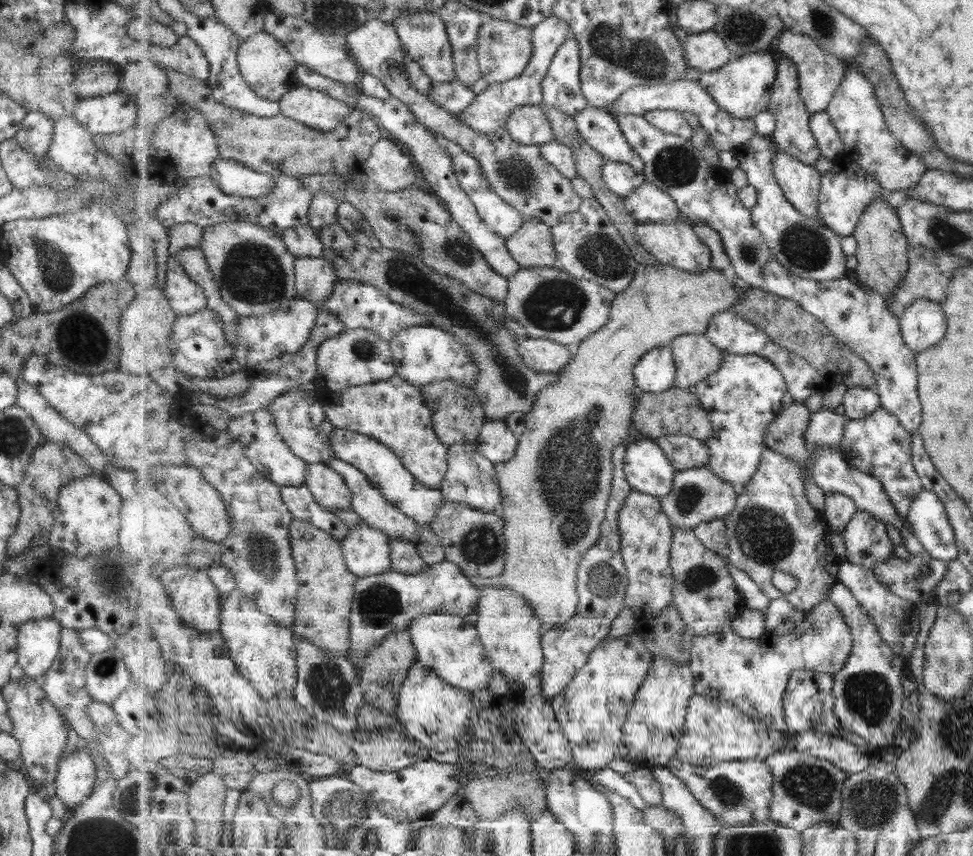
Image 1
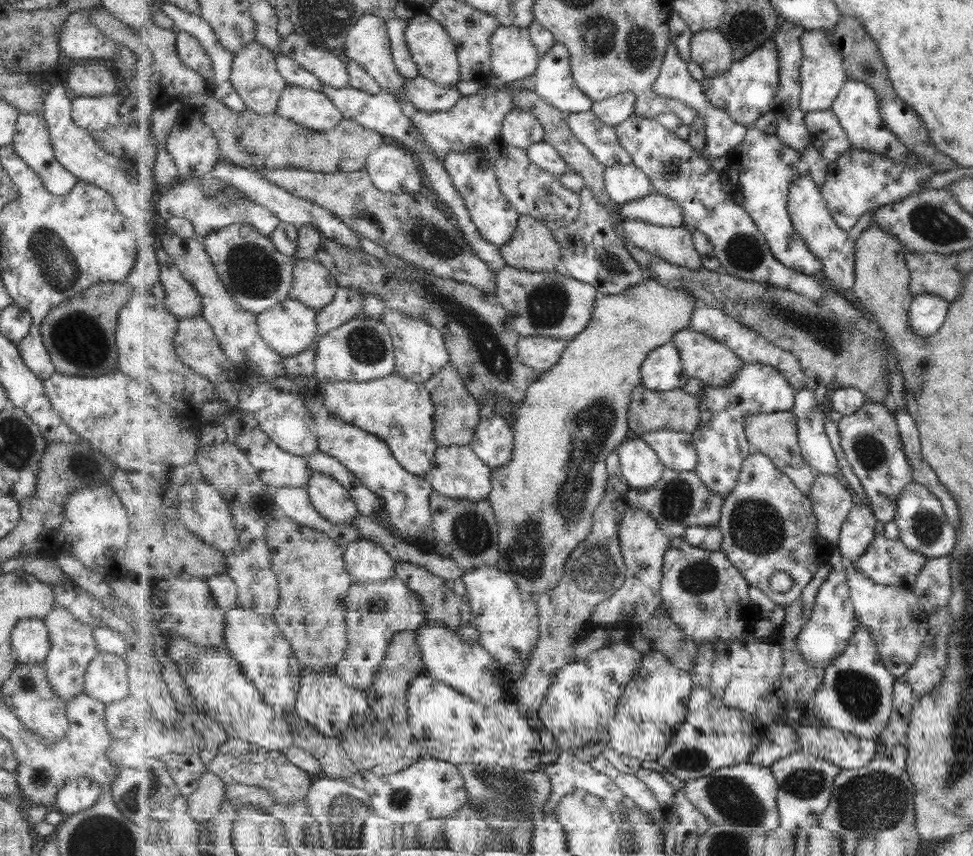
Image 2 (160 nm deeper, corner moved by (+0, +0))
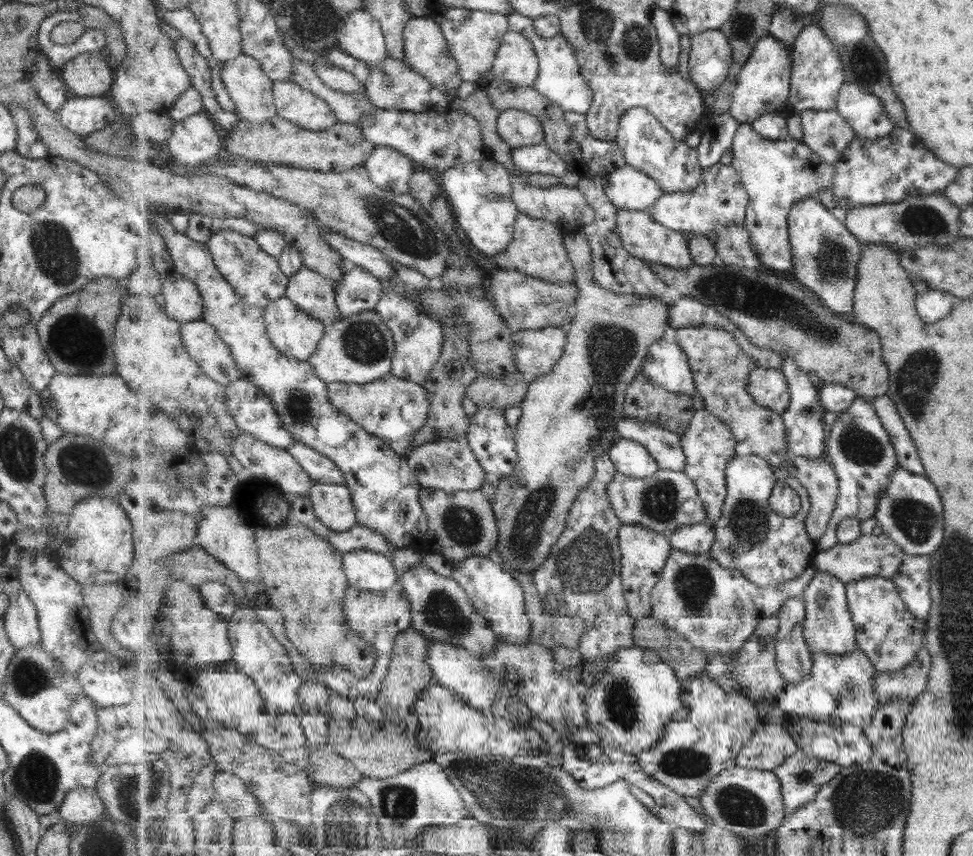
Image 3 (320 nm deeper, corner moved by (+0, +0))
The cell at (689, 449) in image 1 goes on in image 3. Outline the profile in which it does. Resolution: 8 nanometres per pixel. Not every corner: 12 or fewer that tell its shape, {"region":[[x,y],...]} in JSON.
{"region":[[625,417],[617,430],[644,444],[663,470],[688,460],[682,435],[661,424]]}

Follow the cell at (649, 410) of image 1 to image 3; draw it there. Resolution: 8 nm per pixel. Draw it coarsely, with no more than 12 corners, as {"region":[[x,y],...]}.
{"region":[[642,370],[626,392],[626,415],[685,434],[693,398],[658,387]]}

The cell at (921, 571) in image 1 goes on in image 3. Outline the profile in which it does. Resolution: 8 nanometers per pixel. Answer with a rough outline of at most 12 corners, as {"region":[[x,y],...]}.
{"region":[[863,535],[819,551],[818,571],[845,583],[892,579],[907,555],[893,539]]}

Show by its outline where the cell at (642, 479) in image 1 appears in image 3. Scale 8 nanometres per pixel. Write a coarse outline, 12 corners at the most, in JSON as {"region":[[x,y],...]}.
{"region":[[621,437],[608,454],[617,470],[646,479],[661,469],[648,448]]}

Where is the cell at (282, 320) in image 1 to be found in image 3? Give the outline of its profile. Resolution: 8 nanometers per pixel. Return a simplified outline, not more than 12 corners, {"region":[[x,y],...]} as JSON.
{"region":[[288,297],[264,309],[272,344],[308,361],[326,324]]}

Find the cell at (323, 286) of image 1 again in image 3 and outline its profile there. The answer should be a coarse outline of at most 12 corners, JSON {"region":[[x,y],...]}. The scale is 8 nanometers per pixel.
{"region":[[307,267],[286,297],[324,324],[340,316],[335,285]]}

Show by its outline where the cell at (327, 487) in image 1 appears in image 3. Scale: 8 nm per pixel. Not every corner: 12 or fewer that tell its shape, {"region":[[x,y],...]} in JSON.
{"region":[[315,482],[309,497],[325,526],[358,523],[346,484]]}

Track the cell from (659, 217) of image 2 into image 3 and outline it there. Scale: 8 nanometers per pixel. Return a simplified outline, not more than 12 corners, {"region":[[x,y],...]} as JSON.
{"region":[[732,164],[692,191],[664,193],[651,216],[715,240],[744,226],[750,196]]}

